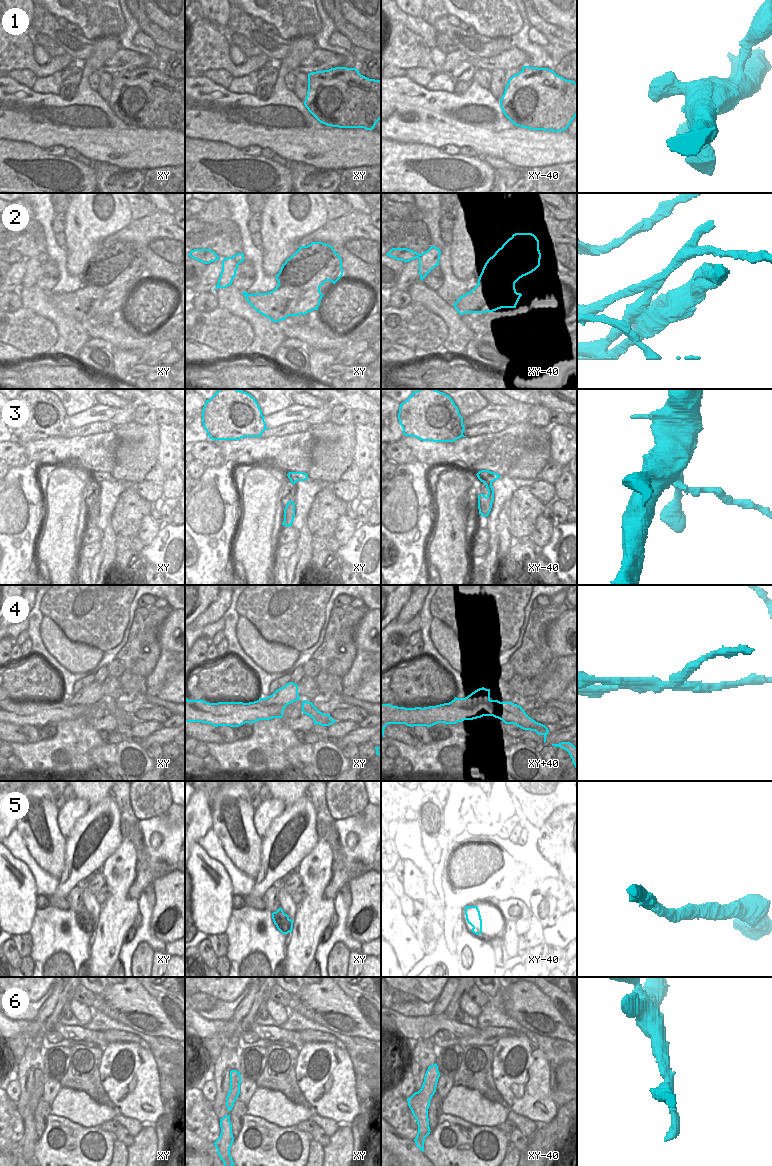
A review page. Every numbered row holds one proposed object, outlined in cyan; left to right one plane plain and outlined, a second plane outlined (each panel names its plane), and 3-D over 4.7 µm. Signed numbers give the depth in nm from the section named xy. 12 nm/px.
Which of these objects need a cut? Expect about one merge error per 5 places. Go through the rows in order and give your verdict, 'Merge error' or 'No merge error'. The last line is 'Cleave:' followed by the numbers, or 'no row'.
1: No merge error
2: Merge error
3: Merge error
4: Merge error
5: No merge error
6: No merge error
Cleave: 2, 3, 4.

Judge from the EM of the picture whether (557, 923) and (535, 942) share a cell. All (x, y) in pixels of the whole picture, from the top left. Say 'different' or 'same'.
different

